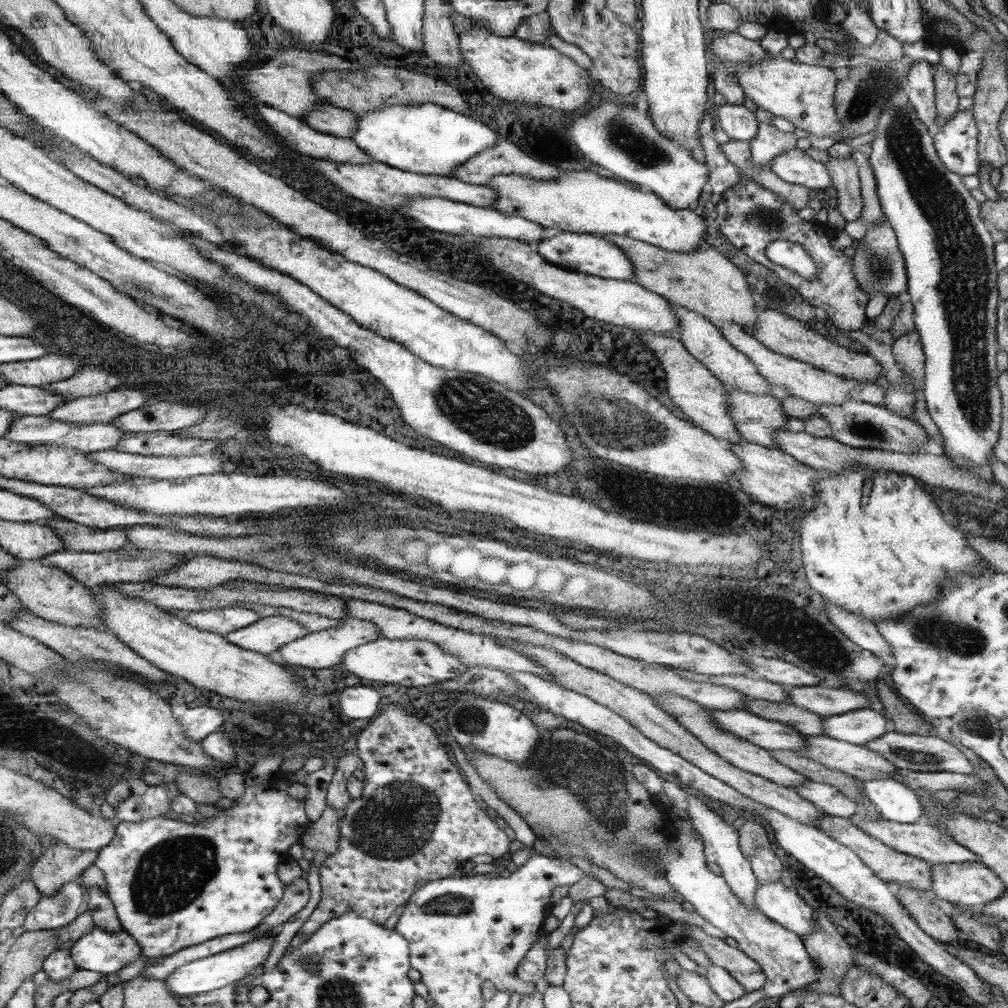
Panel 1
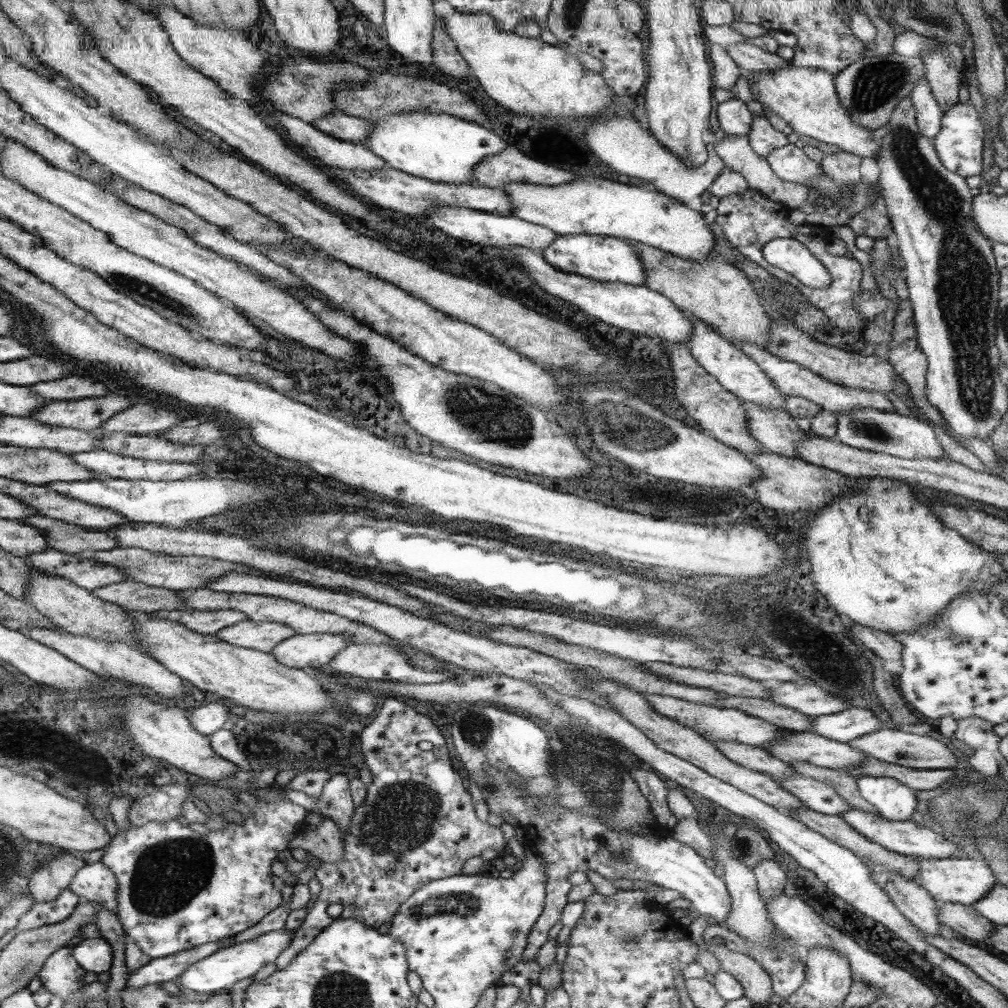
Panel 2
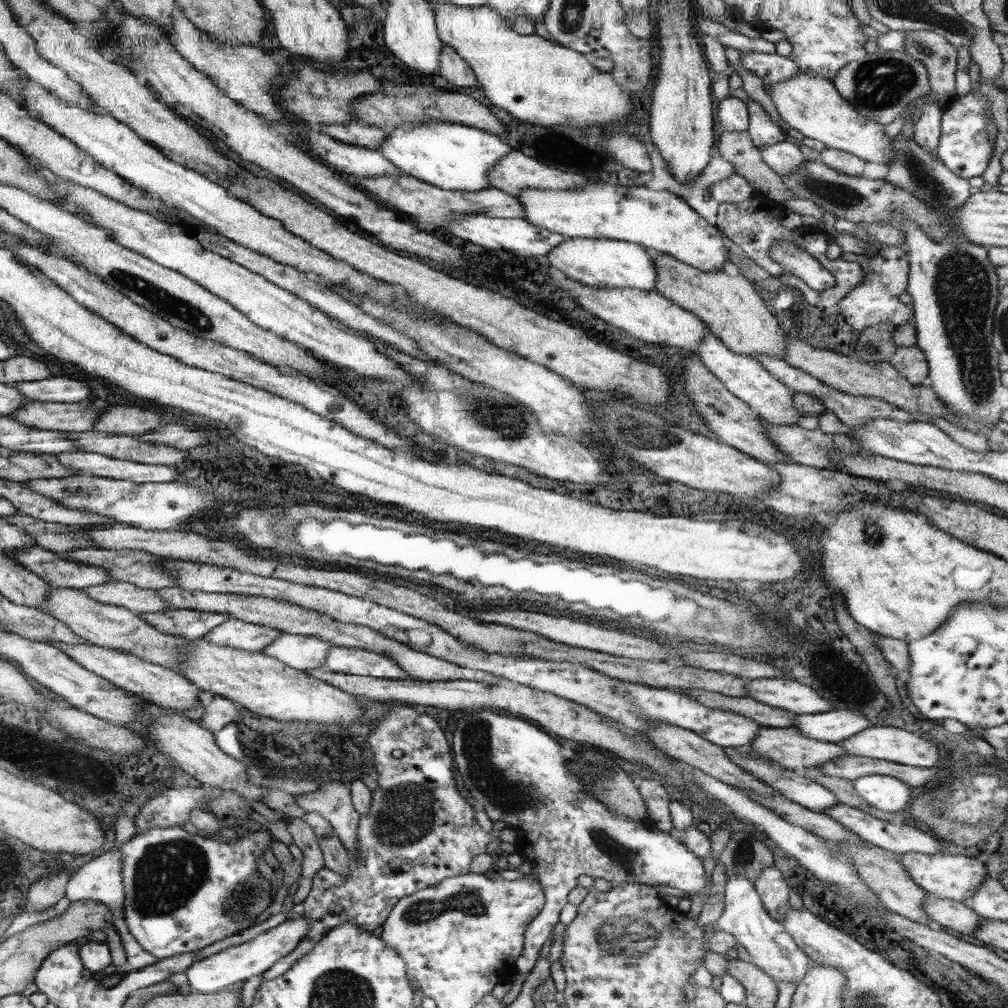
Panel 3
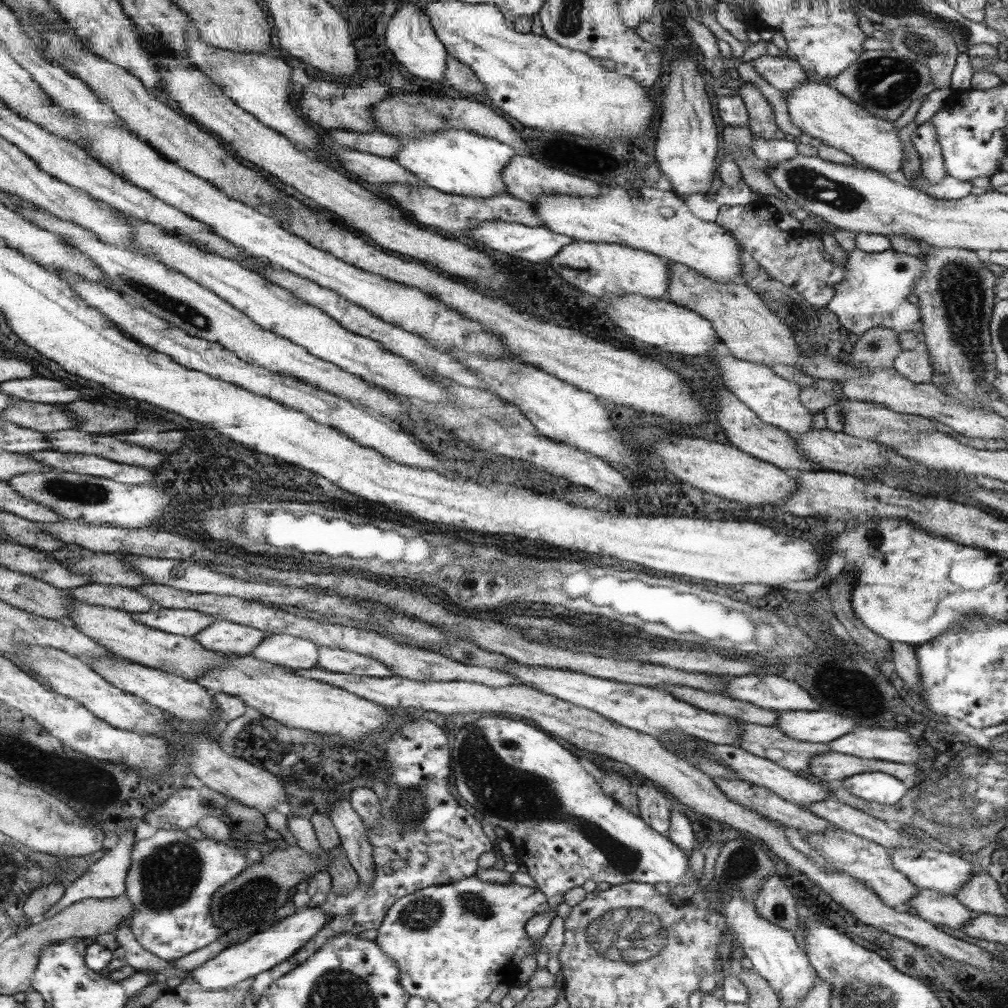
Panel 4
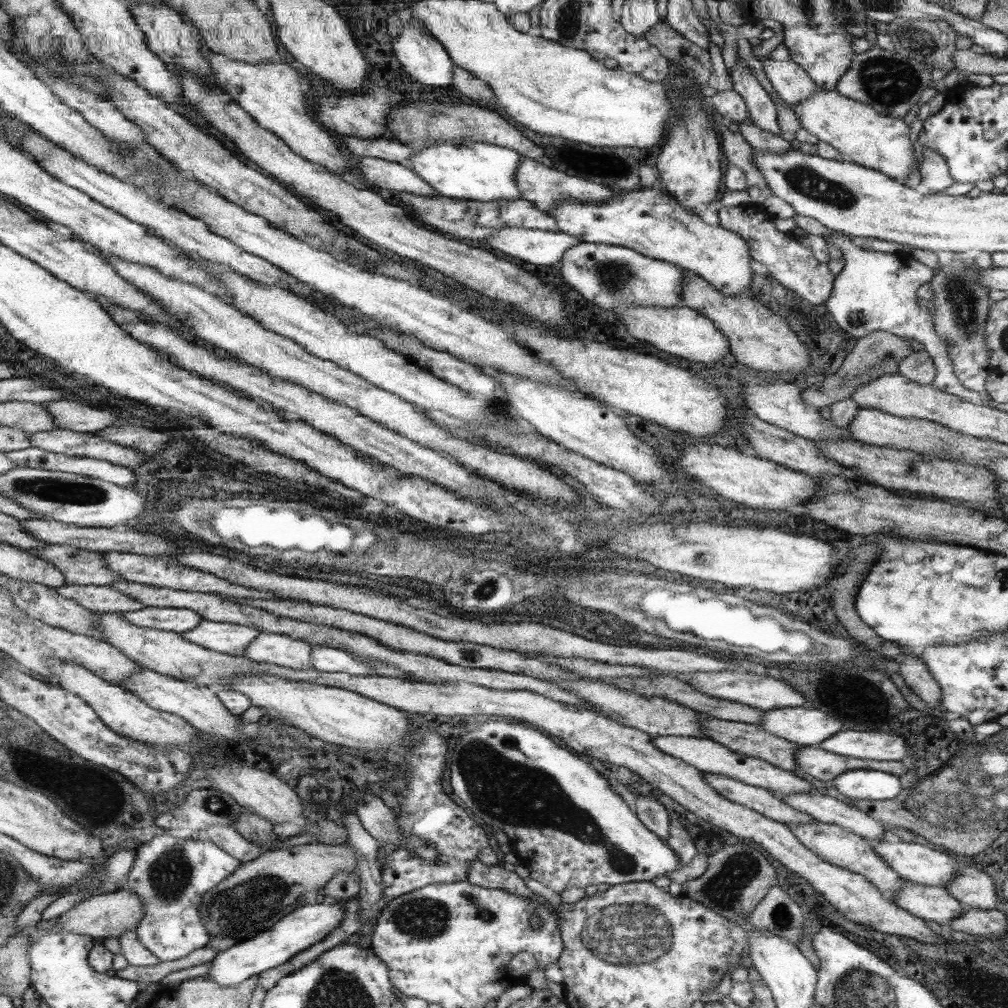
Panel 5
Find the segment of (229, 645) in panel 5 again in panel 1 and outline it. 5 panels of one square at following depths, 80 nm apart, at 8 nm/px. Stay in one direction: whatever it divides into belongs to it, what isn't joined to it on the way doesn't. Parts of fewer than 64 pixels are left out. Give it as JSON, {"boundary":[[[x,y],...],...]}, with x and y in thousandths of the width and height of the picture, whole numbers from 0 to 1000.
{"boundary":[[[270,611],[228,627],[223,633],[240,643],[266,650],[291,635],[300,634],[304,629],[308,629],[306,624],[300,622],[296,616]]]}

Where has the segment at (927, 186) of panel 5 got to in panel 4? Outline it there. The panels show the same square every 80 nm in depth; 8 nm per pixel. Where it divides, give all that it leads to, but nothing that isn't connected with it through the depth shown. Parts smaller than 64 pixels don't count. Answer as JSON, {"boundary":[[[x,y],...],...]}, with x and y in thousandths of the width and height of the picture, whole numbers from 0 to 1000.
{"boundary":[[[924,118],[907,126],[903,138],[914,158],[914,173],[923,183],[935,181],[936,175],[938,175],[939,171],[933,144],[929,140],[929,128],[927,128]]]}

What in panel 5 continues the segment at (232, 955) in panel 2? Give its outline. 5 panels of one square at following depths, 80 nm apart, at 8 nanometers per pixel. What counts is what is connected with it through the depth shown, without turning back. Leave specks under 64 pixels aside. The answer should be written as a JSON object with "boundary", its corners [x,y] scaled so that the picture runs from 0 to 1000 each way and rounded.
{"boundary":[[[325,892],[320,896],[306,895],[305,898],[297,898],[274,914],[272,921],[264,922],[264,925],[257,925],[251,932],[237,934],[228,940],[216,944],[210,953],[209,961],[202,969],[208,969],[216,976],[224,978],[242,975],[249,968],[286,956],[291,948],[323,932],[328,925],[338,919],[340,913],[342,905],[333,893]]]}

